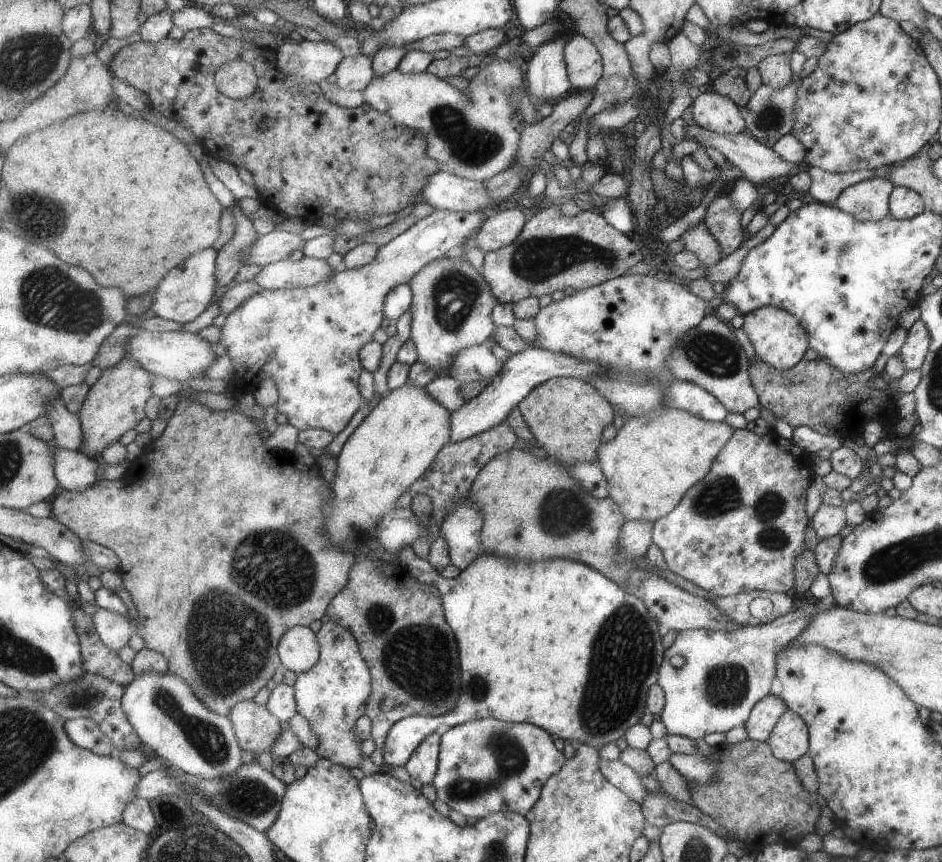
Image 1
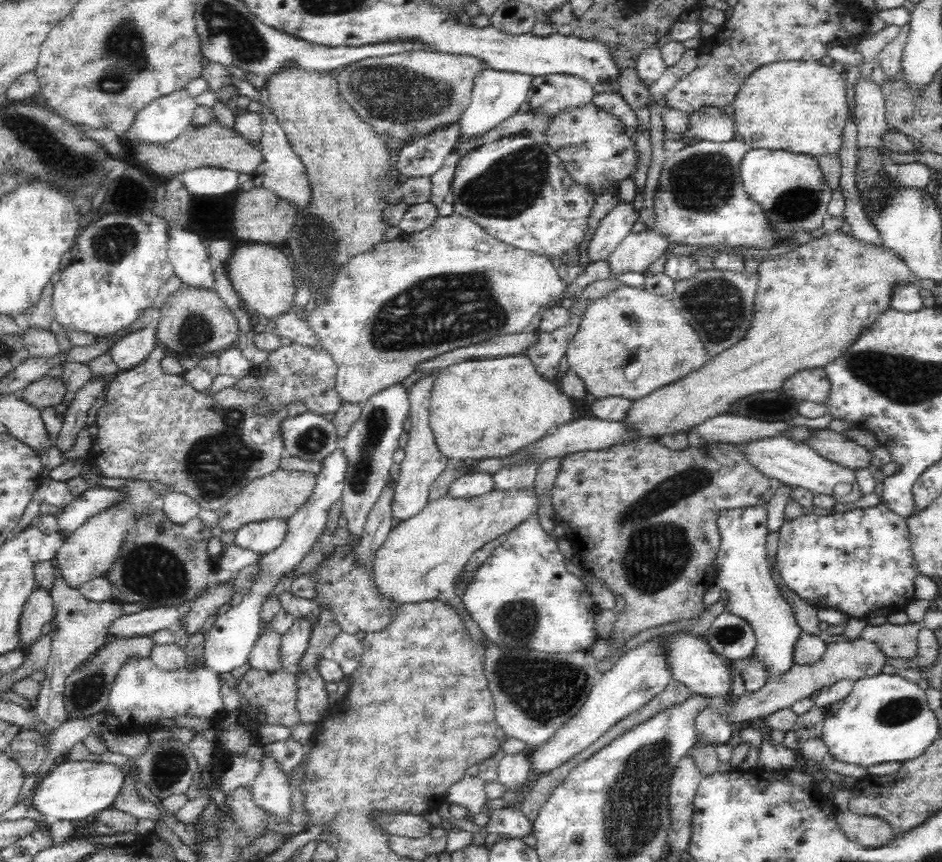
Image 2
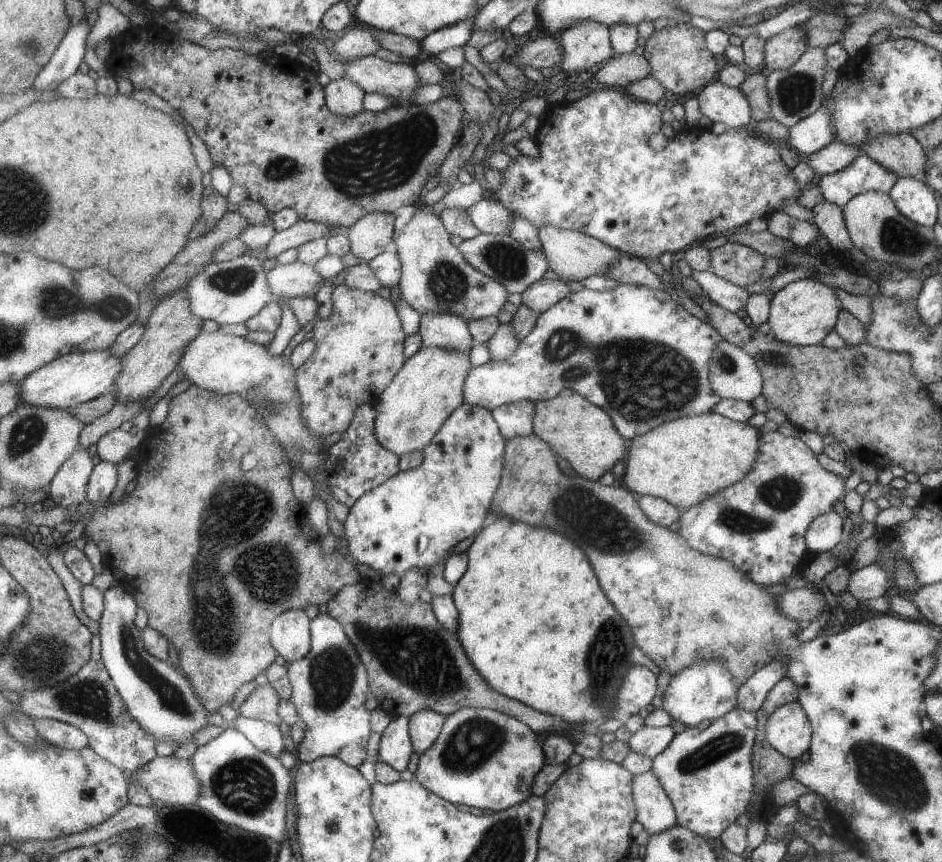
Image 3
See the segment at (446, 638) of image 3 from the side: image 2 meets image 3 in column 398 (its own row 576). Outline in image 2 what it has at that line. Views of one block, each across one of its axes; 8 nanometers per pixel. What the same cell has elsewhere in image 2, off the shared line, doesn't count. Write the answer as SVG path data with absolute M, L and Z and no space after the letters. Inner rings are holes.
M644 436L638 442L630 442L630 444L622 444L622 446L612 446L608 450L586 450L586 452L574 452L570 456L564 456L562 460L562 468L560 474L554 482L554 492L552 492L552 506L554 506L554 524L564 528L564 538L568 542L572 542L578 560L582 564L582 570L588 572L592 578L596 576L598 580L602 580L608 588L612 588L612 592L620 594L624 600L624 608L622 612L614 612L614 628L610 634L610 654L606 658L612 658L612 654L620 654L620 648L626 646L626 642L630 642L634 636L638 636L640 632L646 632L650 628L658 628L658 626L666 626L672 622L680 622L680 620L696 620L704 610L704 596L706 592L716 586L716 578L718 578L718 552L722 546L722 528L718 526L722 514L726 510L740 510L746 506L756 506L756 504L768 504L772 500L772 496L776 494L776 490L782 488L782 484L778 484L776 480L766 478L764 474L760 474L758 470L754 470L742 456L740 452L732 446L732 444L714 444L714 442L706 442L702 448L686 448L680 452L674 452L666 446L662 446L656 438Z

